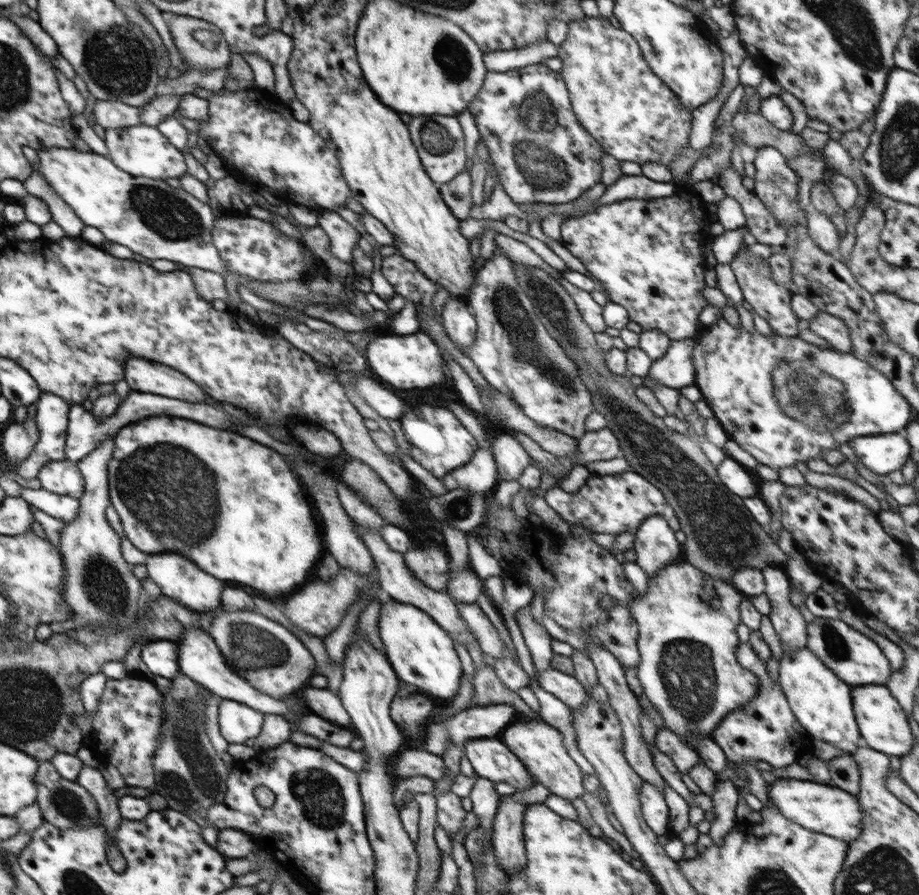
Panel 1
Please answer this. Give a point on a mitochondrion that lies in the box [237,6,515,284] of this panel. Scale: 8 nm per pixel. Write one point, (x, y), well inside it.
(453, 60)

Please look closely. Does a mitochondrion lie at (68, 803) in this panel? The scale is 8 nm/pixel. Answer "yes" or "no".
yes

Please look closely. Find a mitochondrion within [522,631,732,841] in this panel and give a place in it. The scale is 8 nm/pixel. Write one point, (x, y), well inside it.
(685, 669)

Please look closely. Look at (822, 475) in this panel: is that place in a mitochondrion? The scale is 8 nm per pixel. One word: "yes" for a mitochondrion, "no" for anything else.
no

